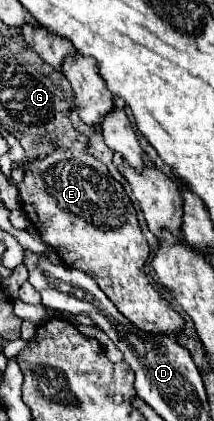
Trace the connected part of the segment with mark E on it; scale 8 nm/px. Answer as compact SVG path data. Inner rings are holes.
M56 148L50 156L34 162L24 162L24 180L18 184L18 192L22 198L22 206L26 216L32 220L40 236L46 244L54 246L56 254L70 268L78 268L92 276L96 284L106 292L106 296L114 302L114 306L136 326L148 332L180 332L184 326L184 318L170 306L164 296L156 292L156 288L148 282L144 272L144 262L148 260L148 242L140 232L136 210L126 196L122 184L110 176L108 168L96 160L88 152Z

